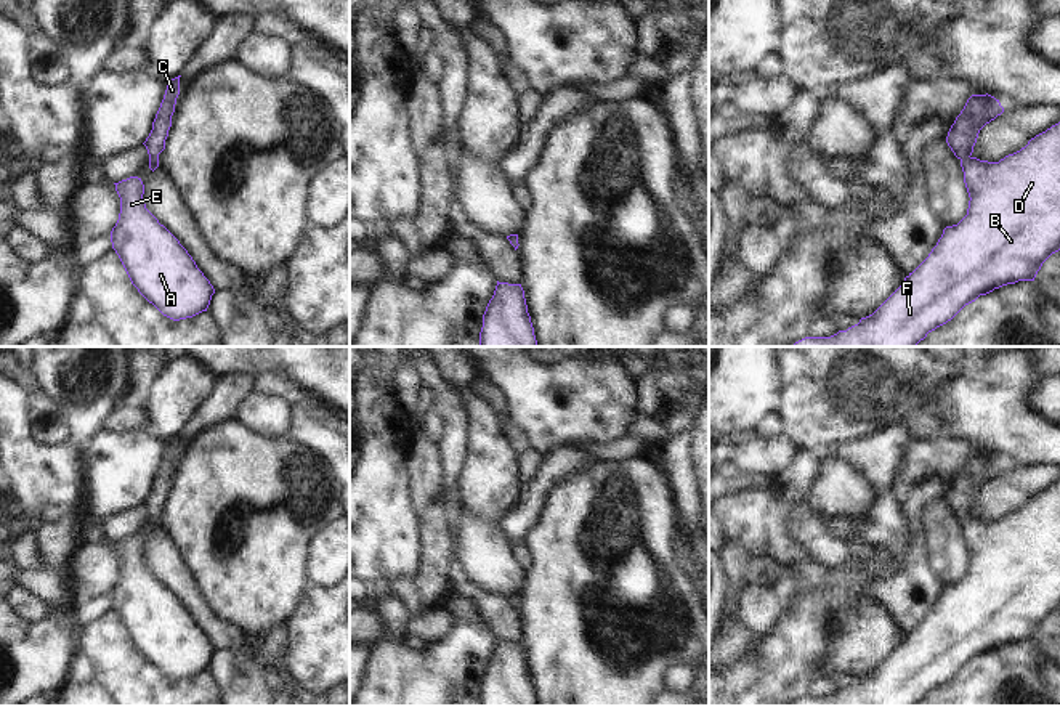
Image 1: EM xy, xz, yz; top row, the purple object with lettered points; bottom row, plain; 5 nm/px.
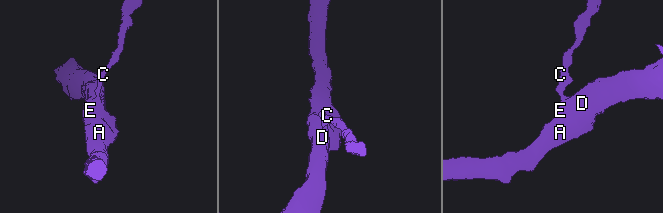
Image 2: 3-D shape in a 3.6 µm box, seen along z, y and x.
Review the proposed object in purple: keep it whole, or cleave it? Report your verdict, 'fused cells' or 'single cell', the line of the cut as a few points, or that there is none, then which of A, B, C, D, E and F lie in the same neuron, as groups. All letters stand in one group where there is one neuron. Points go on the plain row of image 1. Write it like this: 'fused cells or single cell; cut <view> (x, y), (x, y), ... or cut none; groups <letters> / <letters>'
single cell; cut none; groups A B C D E F

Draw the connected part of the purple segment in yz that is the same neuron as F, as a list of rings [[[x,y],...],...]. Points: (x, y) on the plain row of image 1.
[[[972,454],[951,485],[946,502],[961,520],[969,552],[967,574],[943,589],[929,616],[909,632],[903,643],[869,676],[831,696],[805,696],[791,706],[916,706],[929,692],[951,680],[965,664],[994,648],[1018,640],[1034,640],[1042,623],[1060,610],[1060,481],[1036,494],[1020,510],[999,521],[972,515],[980,489],[1004,472],[991,454]]]

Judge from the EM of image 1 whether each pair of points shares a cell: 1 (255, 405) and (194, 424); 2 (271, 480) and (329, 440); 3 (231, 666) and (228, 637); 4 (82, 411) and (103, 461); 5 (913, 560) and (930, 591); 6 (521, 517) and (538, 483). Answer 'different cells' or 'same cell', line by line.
1: different cells
2: different cells
3: different cells
4: different cells
5: same cell
6: same cell

